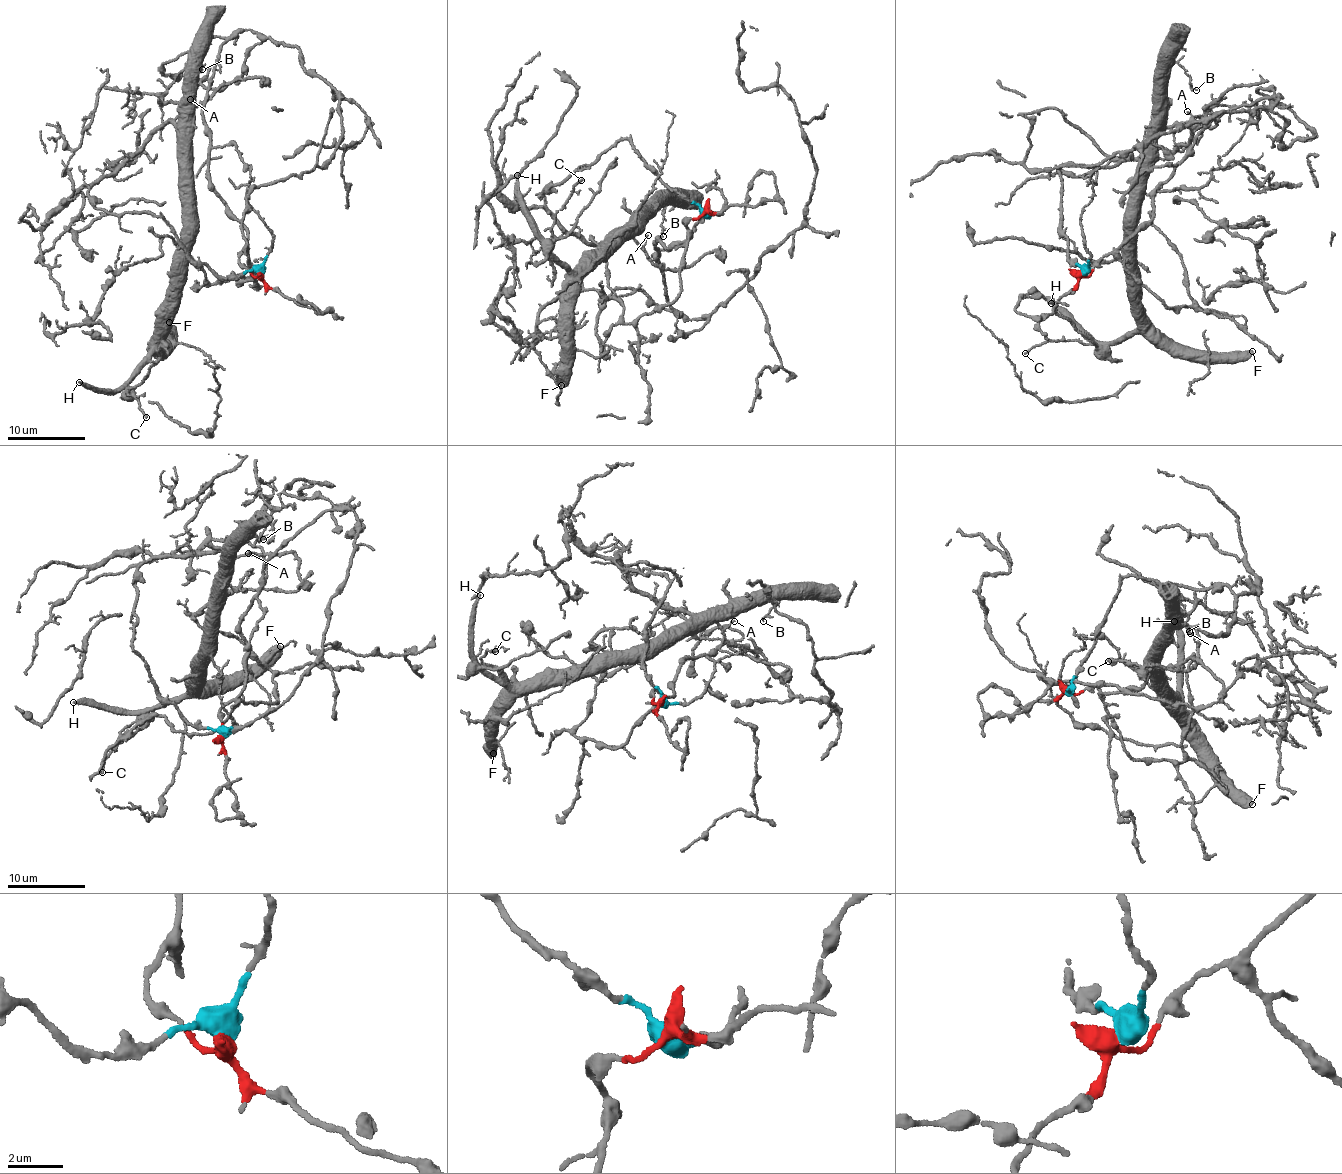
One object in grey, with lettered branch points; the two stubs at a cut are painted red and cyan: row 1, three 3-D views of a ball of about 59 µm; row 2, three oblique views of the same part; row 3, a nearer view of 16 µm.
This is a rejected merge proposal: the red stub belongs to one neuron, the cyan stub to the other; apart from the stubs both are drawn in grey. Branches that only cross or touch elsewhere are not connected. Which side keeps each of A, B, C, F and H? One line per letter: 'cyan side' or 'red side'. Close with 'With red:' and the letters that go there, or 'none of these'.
A: cyan side
B: cyan side
C: cyan side
F: cyan side
H: cyan side
With red: none of these

